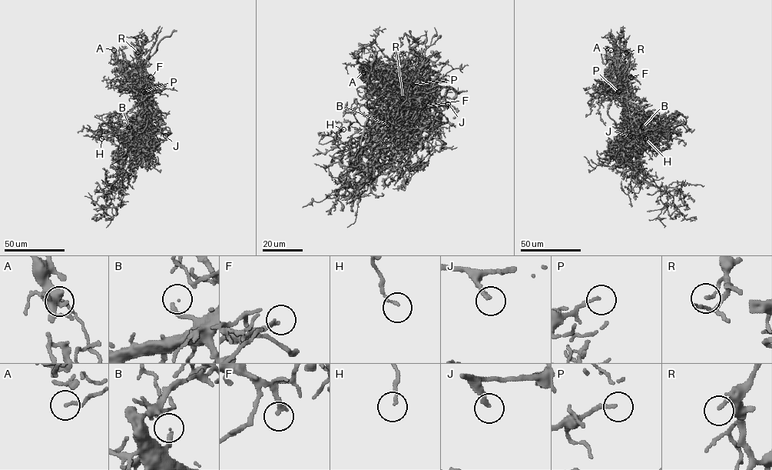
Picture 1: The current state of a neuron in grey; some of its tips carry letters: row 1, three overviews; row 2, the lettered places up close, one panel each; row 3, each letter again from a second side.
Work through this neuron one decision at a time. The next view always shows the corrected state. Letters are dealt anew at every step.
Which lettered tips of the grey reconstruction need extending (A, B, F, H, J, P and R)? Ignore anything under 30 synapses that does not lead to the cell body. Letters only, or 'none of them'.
F, J, P

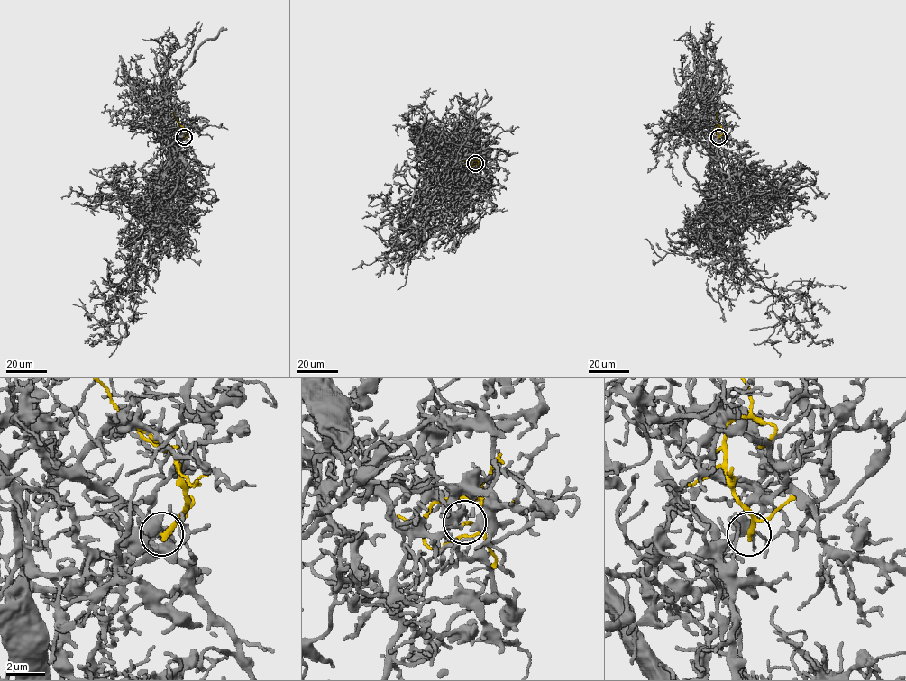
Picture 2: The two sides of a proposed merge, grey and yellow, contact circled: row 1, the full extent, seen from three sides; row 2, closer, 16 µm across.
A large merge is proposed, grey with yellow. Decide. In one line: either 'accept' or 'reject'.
reject

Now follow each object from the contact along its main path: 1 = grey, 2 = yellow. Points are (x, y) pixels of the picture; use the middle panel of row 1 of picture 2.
1: (475, 163), (457, 154), (464, 150), (449, 174), (417, 181), (397, 238), (397, 253), (378, 277)
2: (475, 163), (462, 161)

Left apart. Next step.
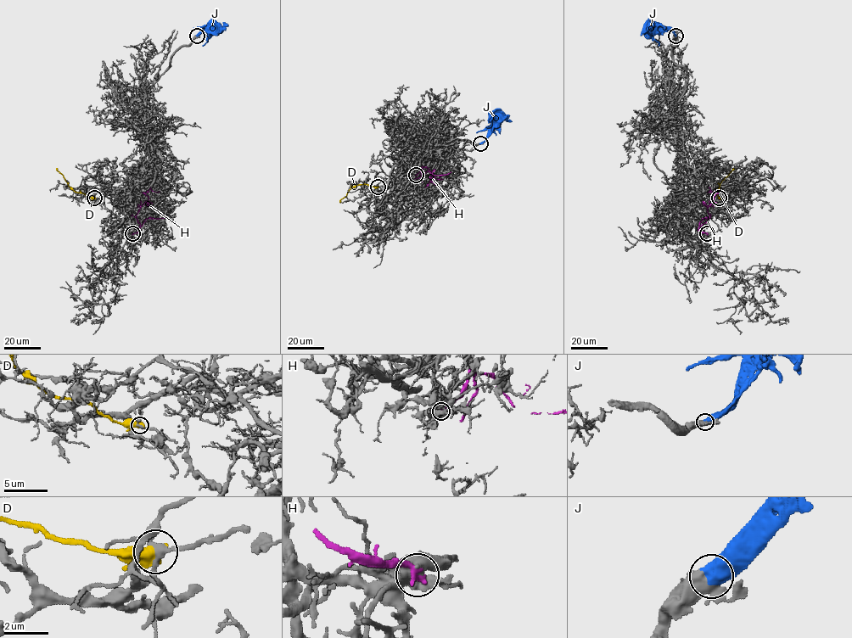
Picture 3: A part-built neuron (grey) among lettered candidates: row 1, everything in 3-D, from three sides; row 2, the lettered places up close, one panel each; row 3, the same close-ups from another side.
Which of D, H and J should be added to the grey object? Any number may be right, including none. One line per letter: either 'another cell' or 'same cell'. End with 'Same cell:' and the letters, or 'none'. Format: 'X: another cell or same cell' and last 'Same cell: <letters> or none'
D: another cell
H: another cell
J: same cell
Same cell: J

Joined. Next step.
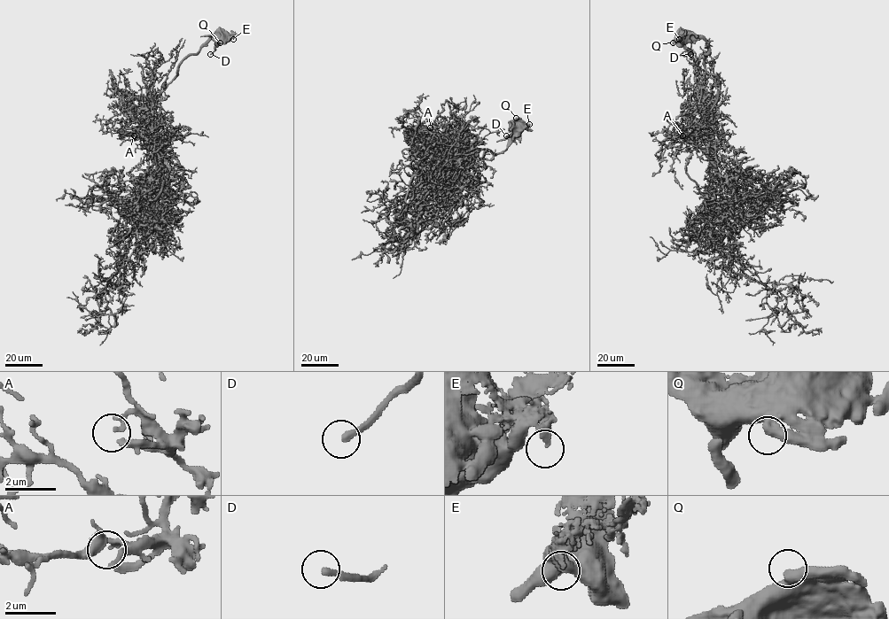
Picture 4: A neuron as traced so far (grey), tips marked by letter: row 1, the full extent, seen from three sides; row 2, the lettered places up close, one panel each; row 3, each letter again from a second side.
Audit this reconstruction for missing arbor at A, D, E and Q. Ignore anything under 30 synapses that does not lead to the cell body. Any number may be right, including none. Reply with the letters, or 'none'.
A

